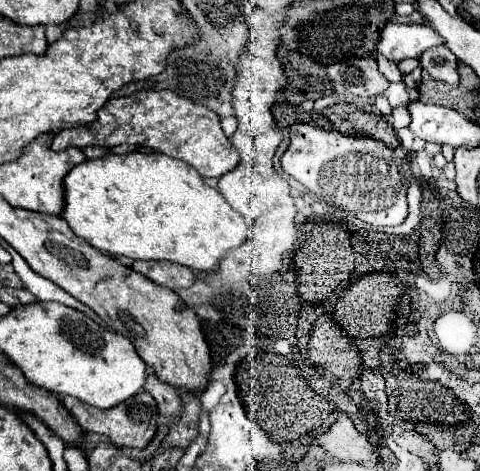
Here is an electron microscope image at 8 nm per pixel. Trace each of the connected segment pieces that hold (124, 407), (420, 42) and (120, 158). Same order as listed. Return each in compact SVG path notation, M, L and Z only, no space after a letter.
M141 391L135 397L127 399L125 403L113 407L113 409L95 409L79 399L73 397L63 397L63 405L71 411L71 415L77 419L77 423L81 423L81 427L85 427L85 431L91 433L101 433L105 437L109 437L117 447L137 447L137 449L145 449L153 435L157 433L157 403L155 399Z
M425 21L423 23L387 23L385 33L377 43L377 51L383 53L387 59L399 63L405 57L419 57L425 49L443 45L445 41L439 39L437 31L433 31Z
M127 153L105 155L75 165L65 177L63 219L95 249L109 255L127 255L141 261L171 261L189 267L195 273L211 271L229 249L239 247L247 237L247 227L237 211L229 207L223 195L209 187L197 169L163 153Z

